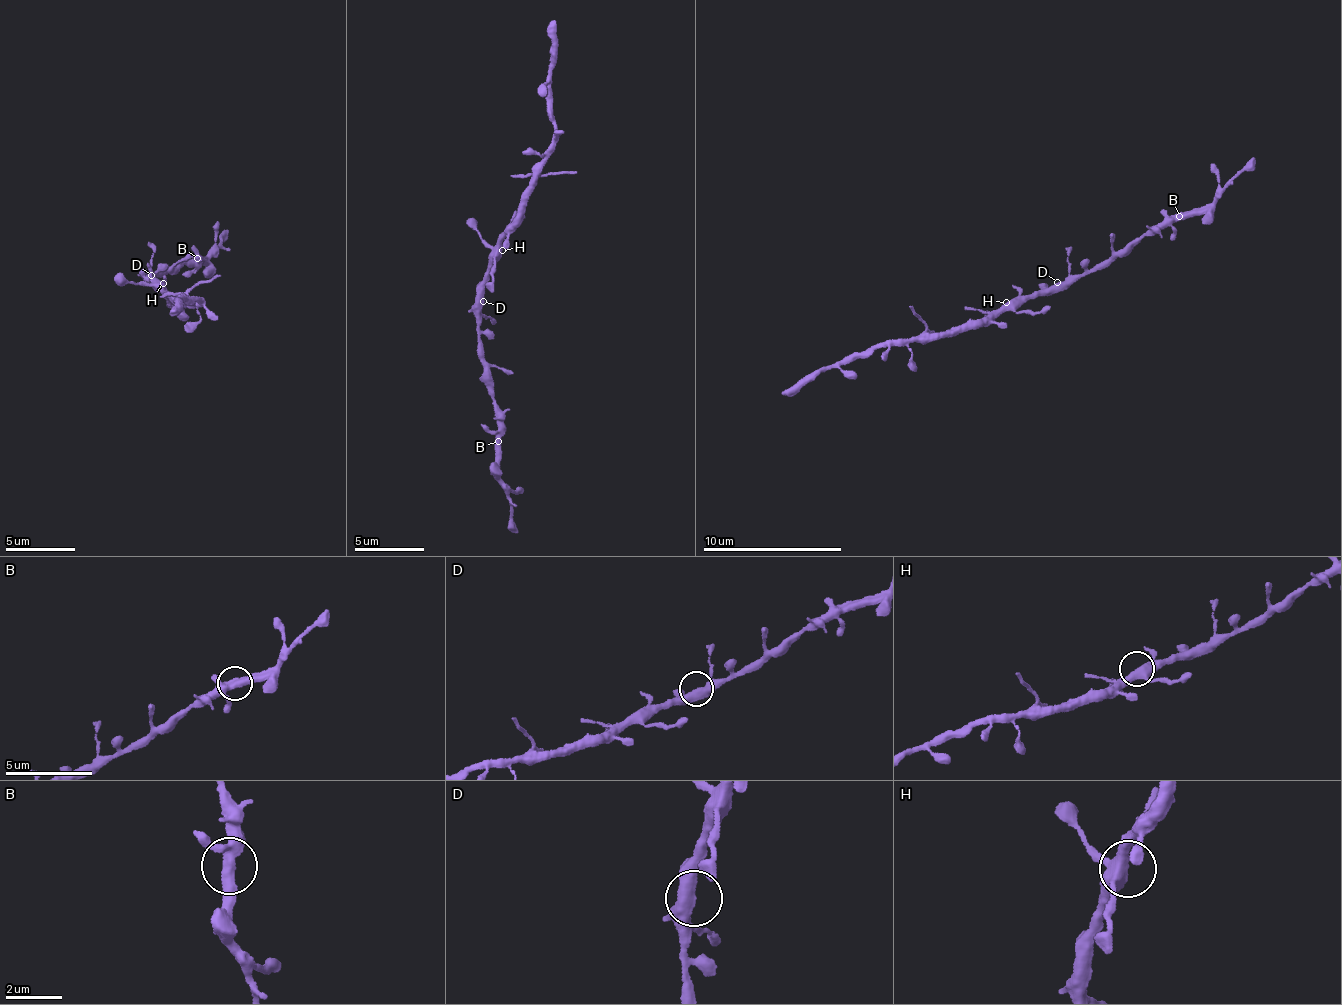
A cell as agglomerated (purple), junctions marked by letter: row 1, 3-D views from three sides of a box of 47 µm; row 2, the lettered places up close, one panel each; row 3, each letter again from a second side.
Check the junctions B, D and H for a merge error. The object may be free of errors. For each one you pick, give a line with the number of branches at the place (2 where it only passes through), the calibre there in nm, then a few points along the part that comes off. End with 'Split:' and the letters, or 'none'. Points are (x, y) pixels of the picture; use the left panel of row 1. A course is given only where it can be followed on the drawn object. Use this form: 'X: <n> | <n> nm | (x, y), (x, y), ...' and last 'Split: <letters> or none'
Split: none

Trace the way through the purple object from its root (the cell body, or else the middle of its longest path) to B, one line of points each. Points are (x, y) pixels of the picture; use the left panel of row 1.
B: (156, 282), (151, 278), (154, 280), (159, 272), (166, 276), (185, 263), (192, 268), (198, 257)

